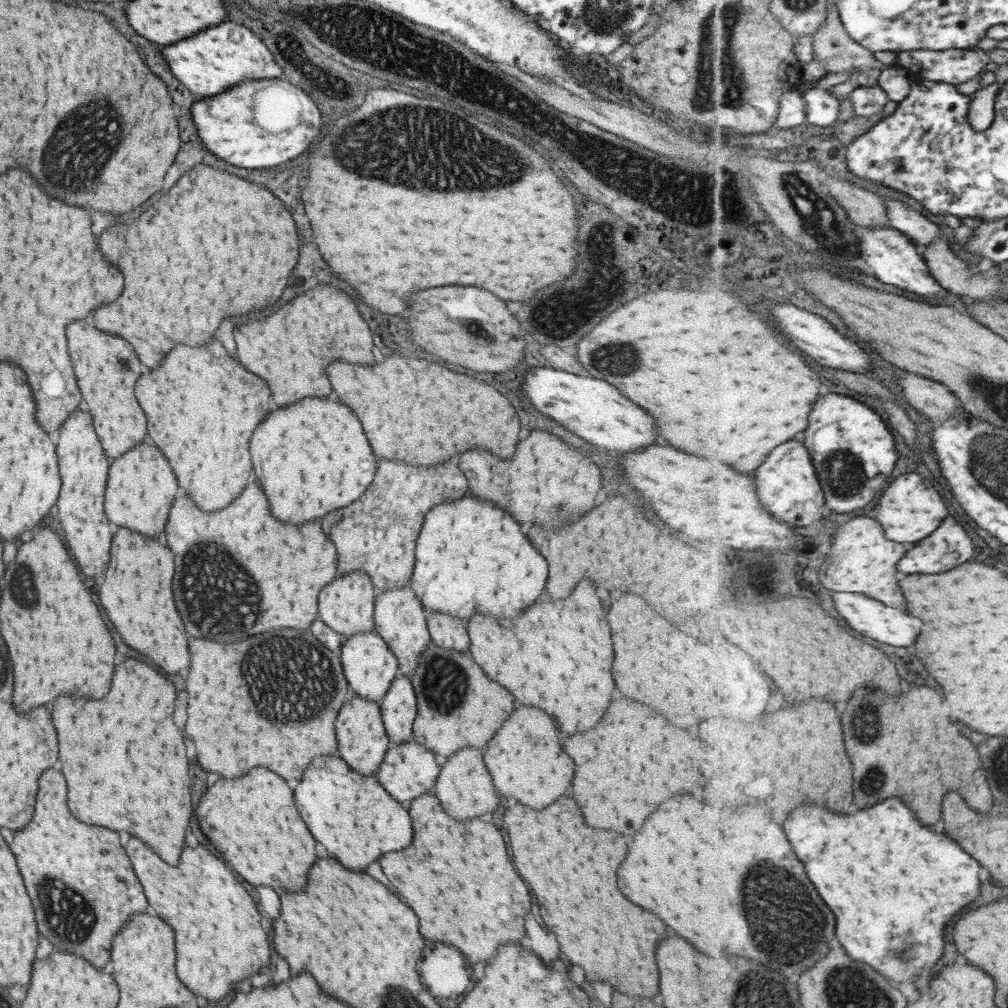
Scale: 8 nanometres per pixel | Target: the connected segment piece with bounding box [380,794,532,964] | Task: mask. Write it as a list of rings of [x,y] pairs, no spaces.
[[[432,794],[416,798],[410,806],[410,816],[414,828],[414,840],[410,848],[384,854],[380,864],[390,884],[416,912],[420,920],[420,934],[432,942],[456,946],[470,964],[494,960],[498,946],[504,942],[520,942],[524,938],[526,914],[532,908],[532,900],[526,884],[510,862],[498,828],[490,822],[482,822],[480,818],[474,818],[472,822],[456,822],[448,818],[438,798]]]

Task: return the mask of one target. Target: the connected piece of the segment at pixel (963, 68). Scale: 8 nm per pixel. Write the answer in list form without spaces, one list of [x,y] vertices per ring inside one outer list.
[[[970,49],[908,50],[898,53],[895,64],[918,72],[928,81],[964,84],[993,62],[988,51]]]

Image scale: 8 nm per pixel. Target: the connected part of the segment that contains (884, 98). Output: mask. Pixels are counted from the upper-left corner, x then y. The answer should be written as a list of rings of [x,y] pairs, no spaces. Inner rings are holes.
[[[880,84],[876,86],[859,86],[851,92],[849,99],[853,103],[855,113],[859,116],[872,117],[883,112],[892,102],[889,91]]]

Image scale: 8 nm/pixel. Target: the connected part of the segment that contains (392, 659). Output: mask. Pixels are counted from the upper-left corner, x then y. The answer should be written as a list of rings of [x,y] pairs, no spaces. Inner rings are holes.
[[[375,630],[359,632],[344,640],[340,657],[351,693],[372,702],[380,703],[391,687],[392,681],[399,675],[399,660]]]

